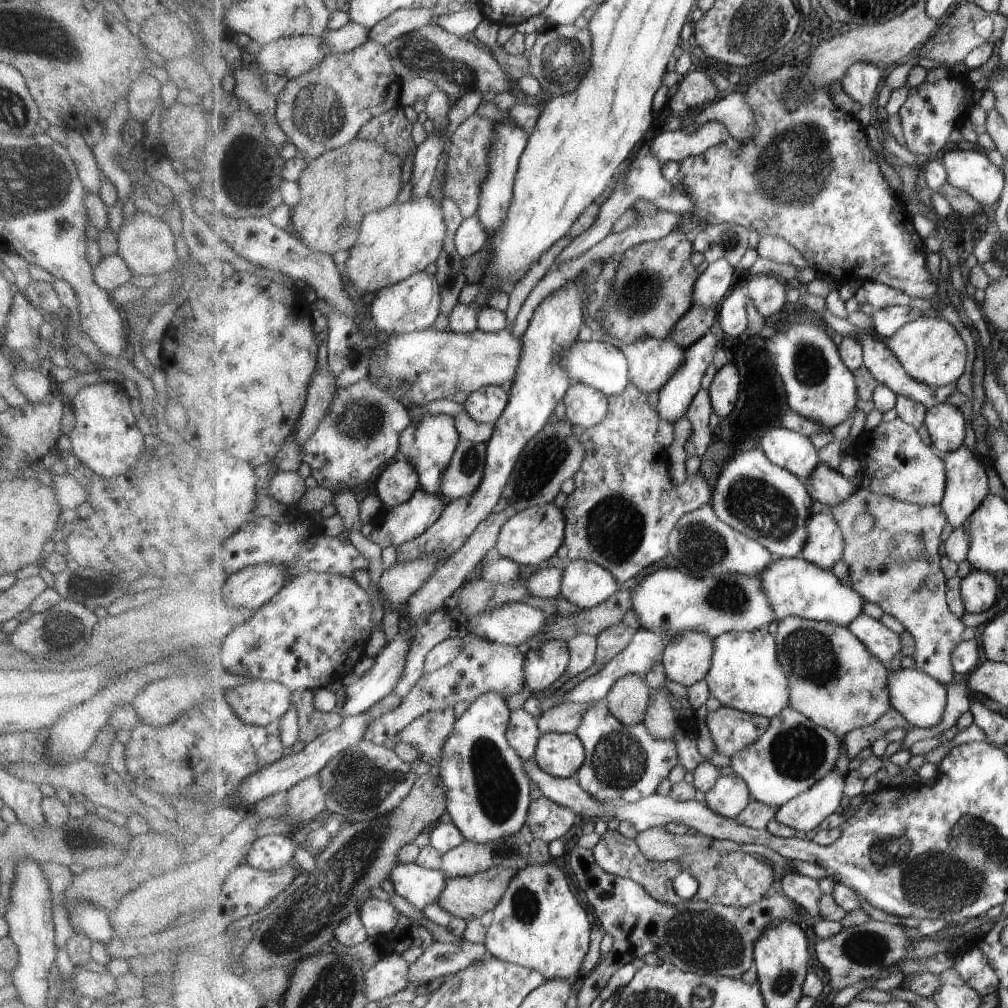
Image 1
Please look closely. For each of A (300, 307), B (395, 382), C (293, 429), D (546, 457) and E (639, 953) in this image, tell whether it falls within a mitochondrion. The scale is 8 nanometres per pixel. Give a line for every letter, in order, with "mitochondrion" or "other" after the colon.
A: other
B: mitochondrion
C: other
D: mitochondrion
E: other

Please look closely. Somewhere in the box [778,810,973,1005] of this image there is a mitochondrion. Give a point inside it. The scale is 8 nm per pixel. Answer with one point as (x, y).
(893, 851)

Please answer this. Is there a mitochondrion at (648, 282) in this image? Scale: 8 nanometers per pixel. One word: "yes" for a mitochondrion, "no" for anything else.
yes

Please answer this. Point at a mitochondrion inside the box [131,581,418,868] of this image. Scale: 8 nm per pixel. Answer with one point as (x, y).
(353, 781)

